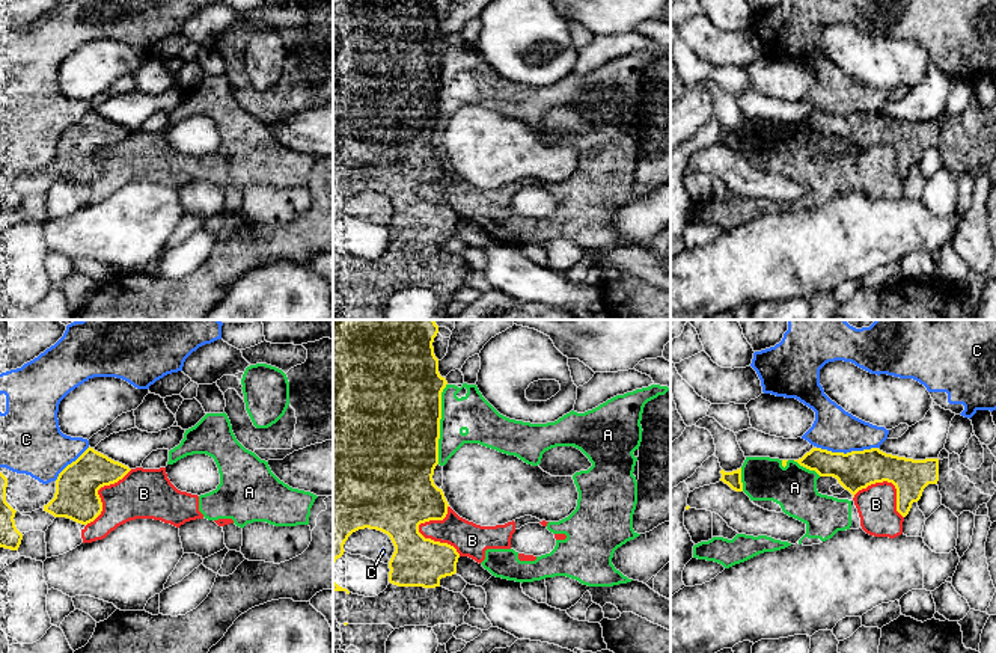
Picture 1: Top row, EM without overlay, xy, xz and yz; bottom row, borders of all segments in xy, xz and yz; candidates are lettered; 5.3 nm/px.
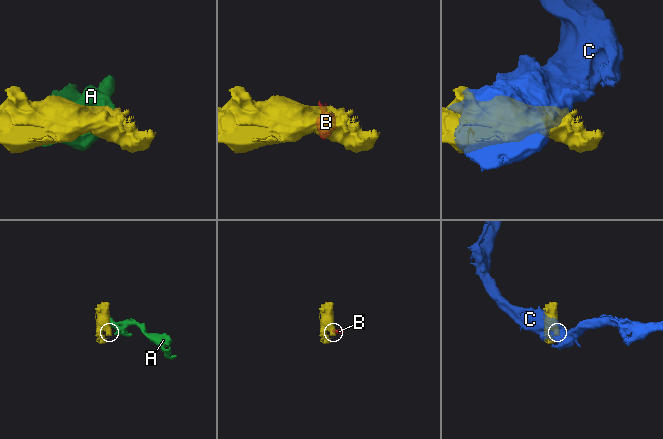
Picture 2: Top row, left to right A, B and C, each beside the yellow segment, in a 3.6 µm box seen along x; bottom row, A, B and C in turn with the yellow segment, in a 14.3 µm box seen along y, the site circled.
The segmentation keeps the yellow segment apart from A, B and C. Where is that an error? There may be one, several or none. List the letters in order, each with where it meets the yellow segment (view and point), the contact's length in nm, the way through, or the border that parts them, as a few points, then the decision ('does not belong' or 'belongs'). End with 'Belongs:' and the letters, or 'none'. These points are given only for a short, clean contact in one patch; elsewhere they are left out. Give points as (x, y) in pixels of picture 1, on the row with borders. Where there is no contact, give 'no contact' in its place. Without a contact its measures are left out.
A: xz (439, 424) | 440 nm | does not belong
B: xz (437, 542) | 280 nm | along xz (418, 525), (418, 530), (425, 537), (449, 543), (460, 555) | does not belong
C: yz (847, 453) | 320 nm | does not belong
Belongs: none

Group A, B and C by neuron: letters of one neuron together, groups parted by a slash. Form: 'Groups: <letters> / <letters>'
Groups: A B / C

